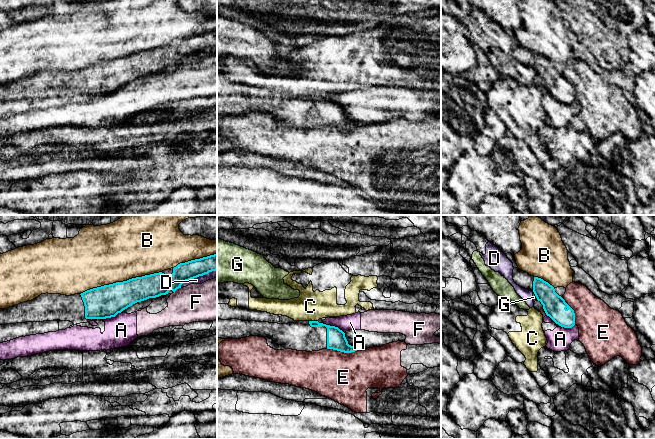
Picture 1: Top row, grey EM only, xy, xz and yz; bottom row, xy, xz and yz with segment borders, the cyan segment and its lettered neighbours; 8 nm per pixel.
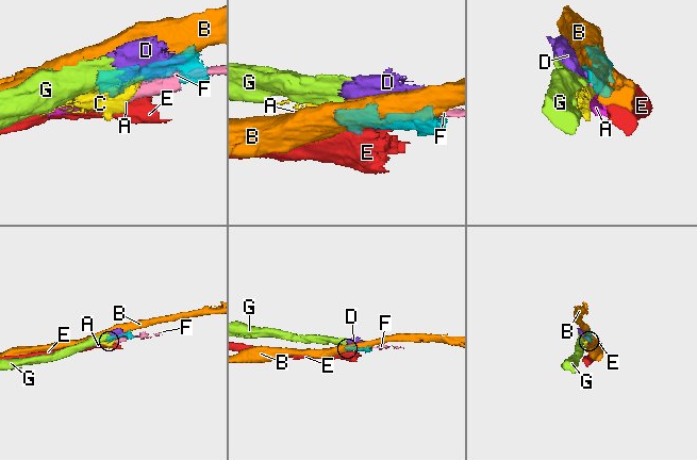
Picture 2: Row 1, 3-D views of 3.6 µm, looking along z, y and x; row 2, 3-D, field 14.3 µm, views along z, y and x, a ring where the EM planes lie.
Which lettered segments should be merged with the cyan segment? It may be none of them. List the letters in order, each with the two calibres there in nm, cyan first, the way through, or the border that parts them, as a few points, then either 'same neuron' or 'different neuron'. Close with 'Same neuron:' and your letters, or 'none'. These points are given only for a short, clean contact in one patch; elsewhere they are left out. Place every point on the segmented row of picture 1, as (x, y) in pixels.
A: calibres 160 and 130 nm; border xz (322, 323), (337, 326), (344, 333); different neuron
B: calibres 260 and 480 nm; different neuron
C: calibres 160 and 240 nm; border xz (309, 320), (317, 321); different neuron
D: calibres 150 and 60 nm; different neuron
E: calibres 160 and 400 nm; different neuron
F: calibres 190 and 300 nm; different neuron
G: calibres 180 and 30 nm; border yz (533, 293), (536, 297); different neuron
Same neuron: none

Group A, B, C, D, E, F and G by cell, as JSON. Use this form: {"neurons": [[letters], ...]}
{"neurons": [["A", "F"], ["B"], ["C"], ["D", "G"], ["E"]]}

